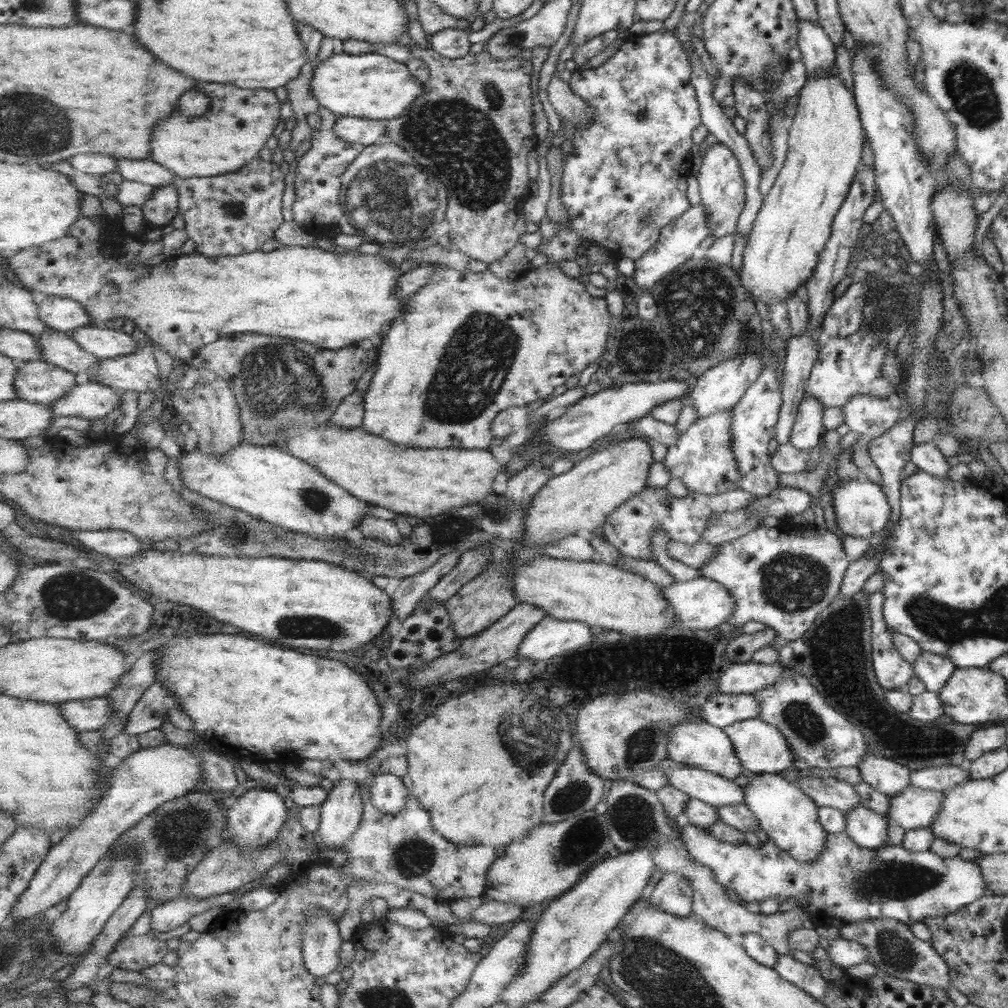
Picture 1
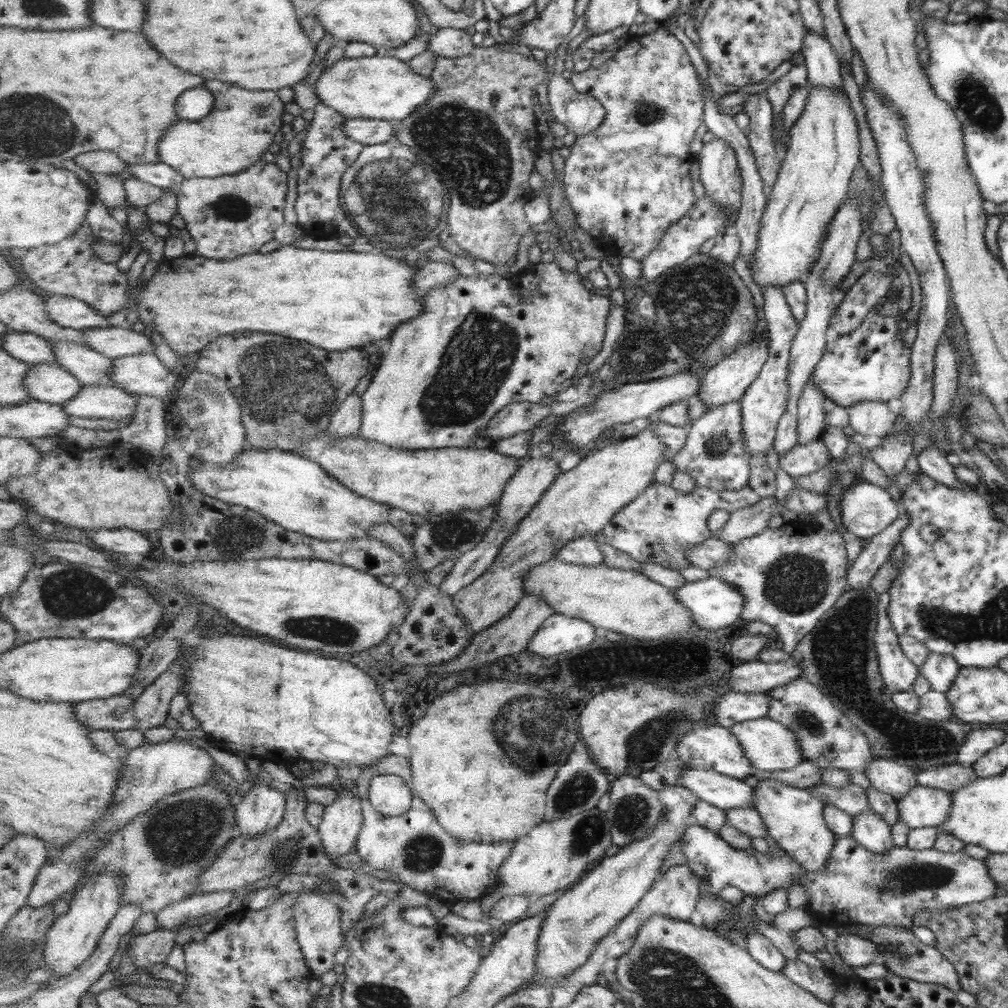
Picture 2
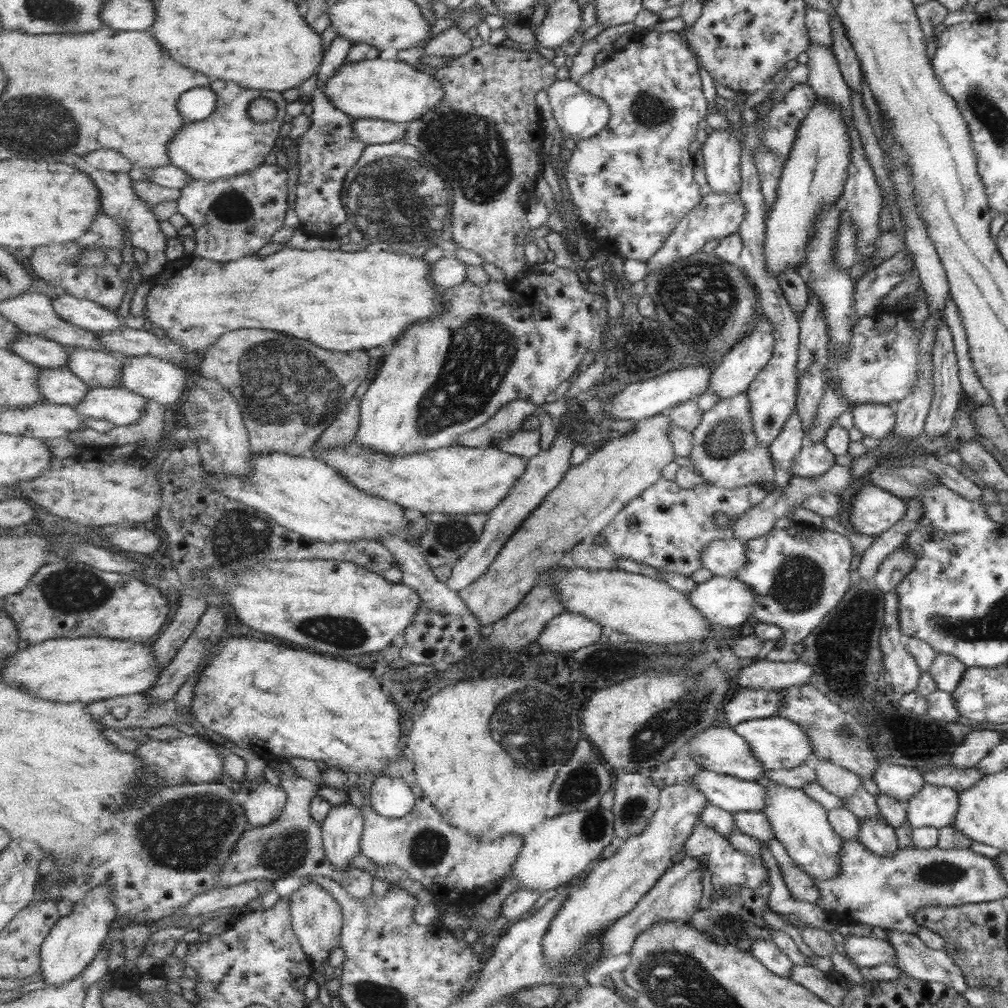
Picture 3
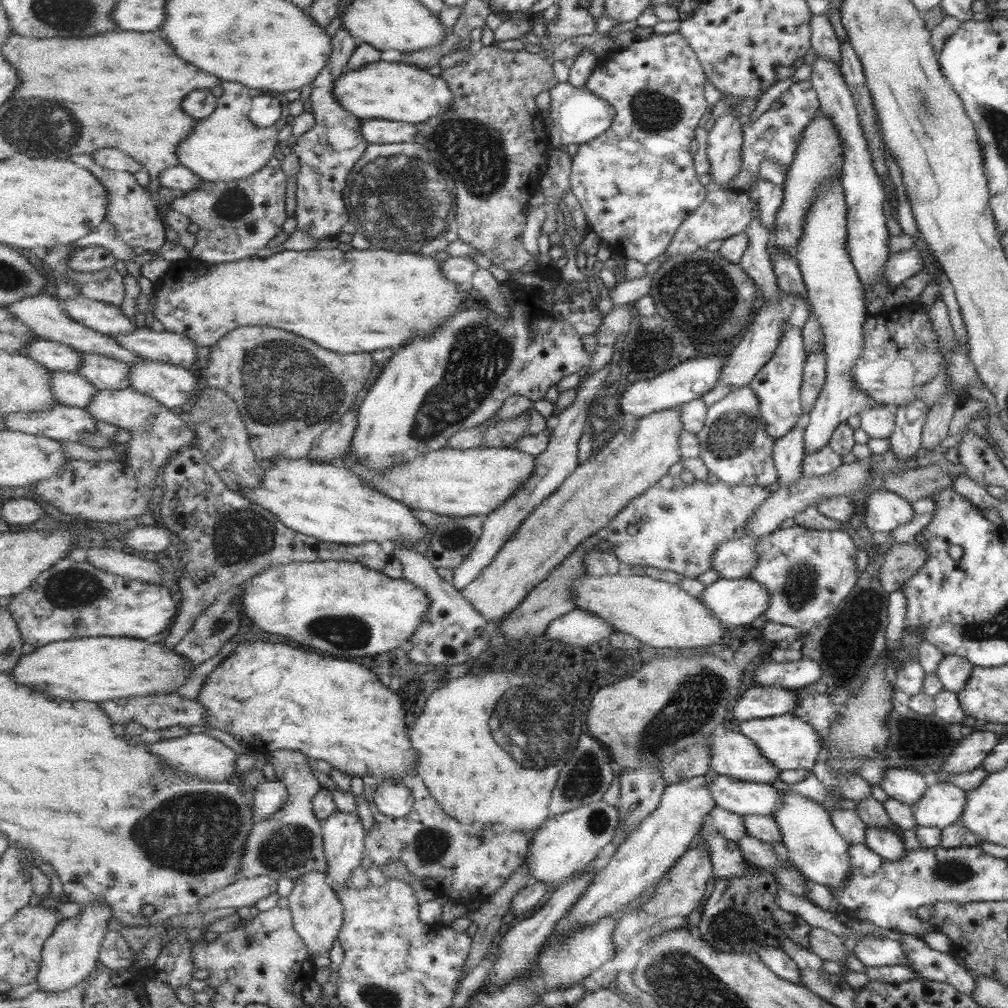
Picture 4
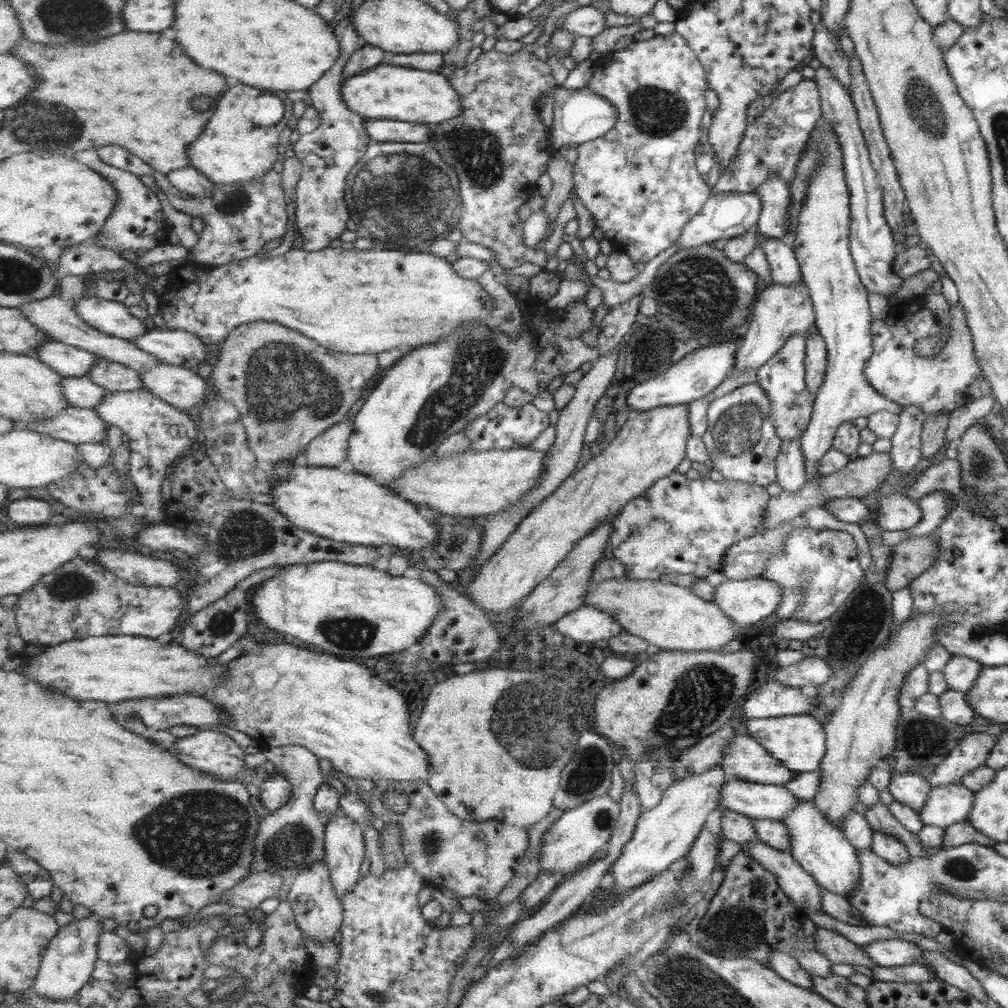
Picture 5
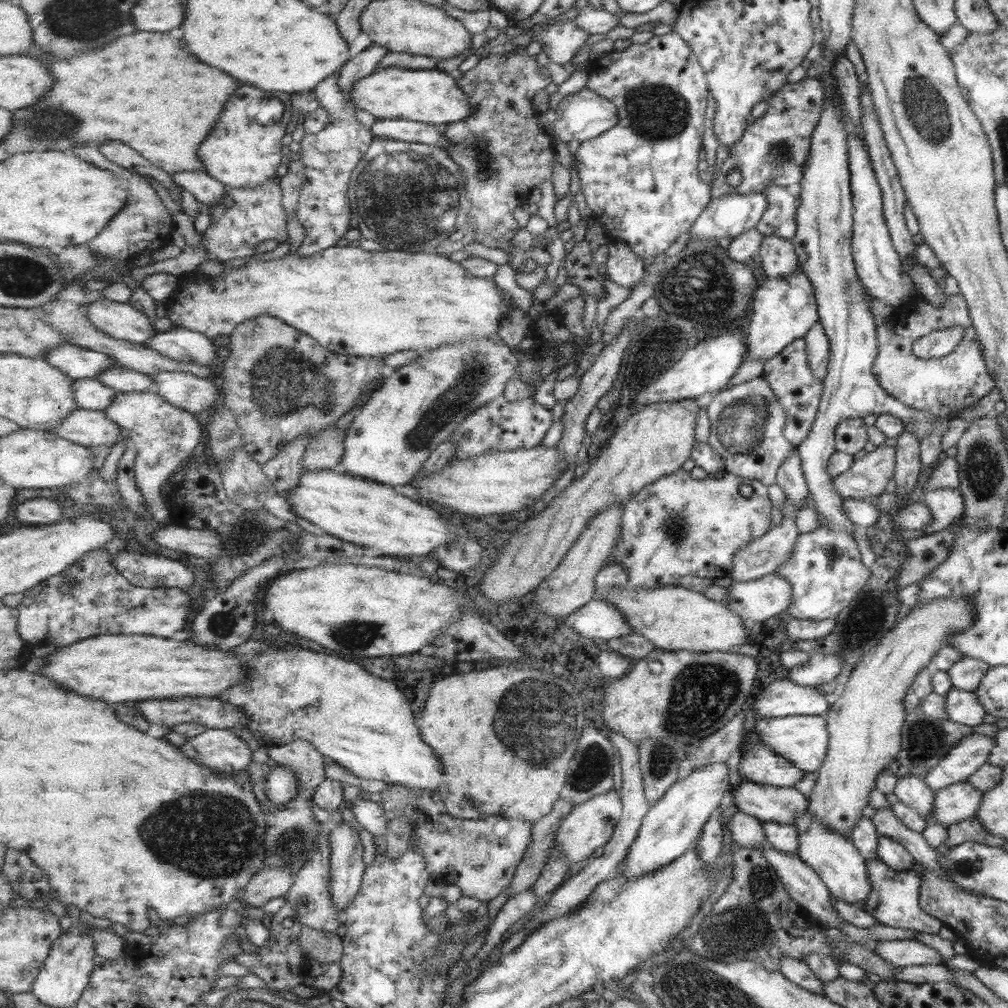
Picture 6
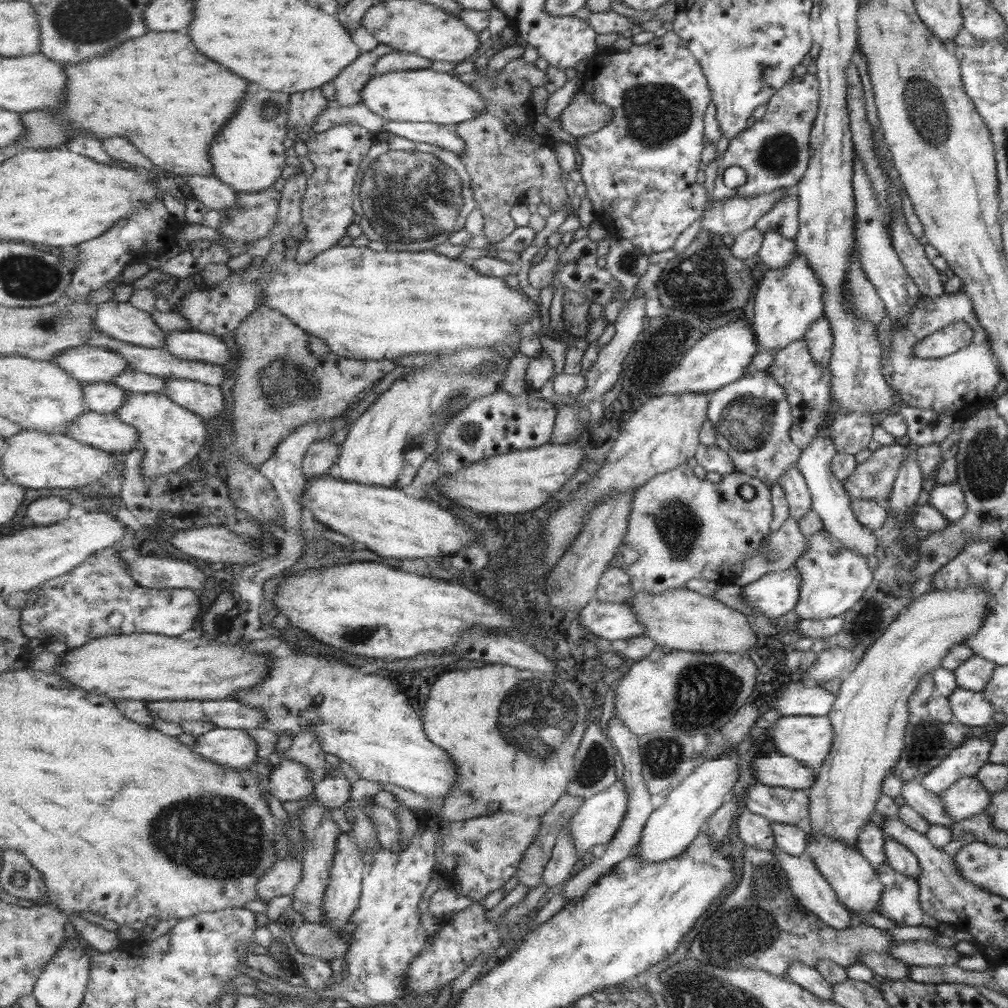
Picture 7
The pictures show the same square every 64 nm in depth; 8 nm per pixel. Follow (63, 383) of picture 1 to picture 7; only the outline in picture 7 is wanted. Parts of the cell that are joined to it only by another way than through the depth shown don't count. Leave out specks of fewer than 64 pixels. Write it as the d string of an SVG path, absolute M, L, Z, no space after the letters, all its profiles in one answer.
M106 382L83 383L84 399L89 410L100 413L115 413L132 394L116 384Z

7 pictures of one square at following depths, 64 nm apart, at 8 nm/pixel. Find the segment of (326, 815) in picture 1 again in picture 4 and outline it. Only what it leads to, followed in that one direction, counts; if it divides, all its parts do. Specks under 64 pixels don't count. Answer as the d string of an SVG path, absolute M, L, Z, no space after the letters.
M335 811L322 823L328 876L342 887L348 886L353 871L361 866L365 850L365 828L357 813Z

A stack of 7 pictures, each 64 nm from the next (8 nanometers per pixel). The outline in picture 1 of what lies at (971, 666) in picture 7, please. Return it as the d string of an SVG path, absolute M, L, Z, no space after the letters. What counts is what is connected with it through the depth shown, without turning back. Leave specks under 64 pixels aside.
M921 651L911 665L913 674L929 692L938 691L956 669L956 666L947 657L927 651Z

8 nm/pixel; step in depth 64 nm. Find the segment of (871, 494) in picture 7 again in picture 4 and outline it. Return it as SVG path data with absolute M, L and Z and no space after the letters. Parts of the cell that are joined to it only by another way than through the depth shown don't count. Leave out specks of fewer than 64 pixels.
M863 459L843 463L837 468L830 470L827 474L821 476L803 476L799 480L795 480L791 485L779 484L775 492L771 492L766 500L755 508L753 512L752 522L748 524L748 536L764 537L779 529L779 525L788 518L793 518L797 513L802 512L807 507L814 506L821 498L829 498L829 496L847 496L862 490L867 478L869 478L869 459Z

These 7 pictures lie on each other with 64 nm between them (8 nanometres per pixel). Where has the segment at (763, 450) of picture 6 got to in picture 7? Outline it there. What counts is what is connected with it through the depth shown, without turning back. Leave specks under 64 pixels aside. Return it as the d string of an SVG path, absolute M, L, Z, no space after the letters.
M768 368L741 376L724 387L711 391L707 418L713 426L716 447L728 454L732 466L765 485L775 484L780 474L795 467L800 448L792 443L788 430L791 413L783 389L768 373Z

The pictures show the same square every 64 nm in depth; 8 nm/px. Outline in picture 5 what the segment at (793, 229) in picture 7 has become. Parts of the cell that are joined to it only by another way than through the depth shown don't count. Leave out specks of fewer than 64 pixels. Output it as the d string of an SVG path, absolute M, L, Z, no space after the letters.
M771 173L766 182L759 184L752 193L760 198L761 208L755 224L757 233L763 237L788 239L790 224L786 212L790 203L790 192L776 174Z

